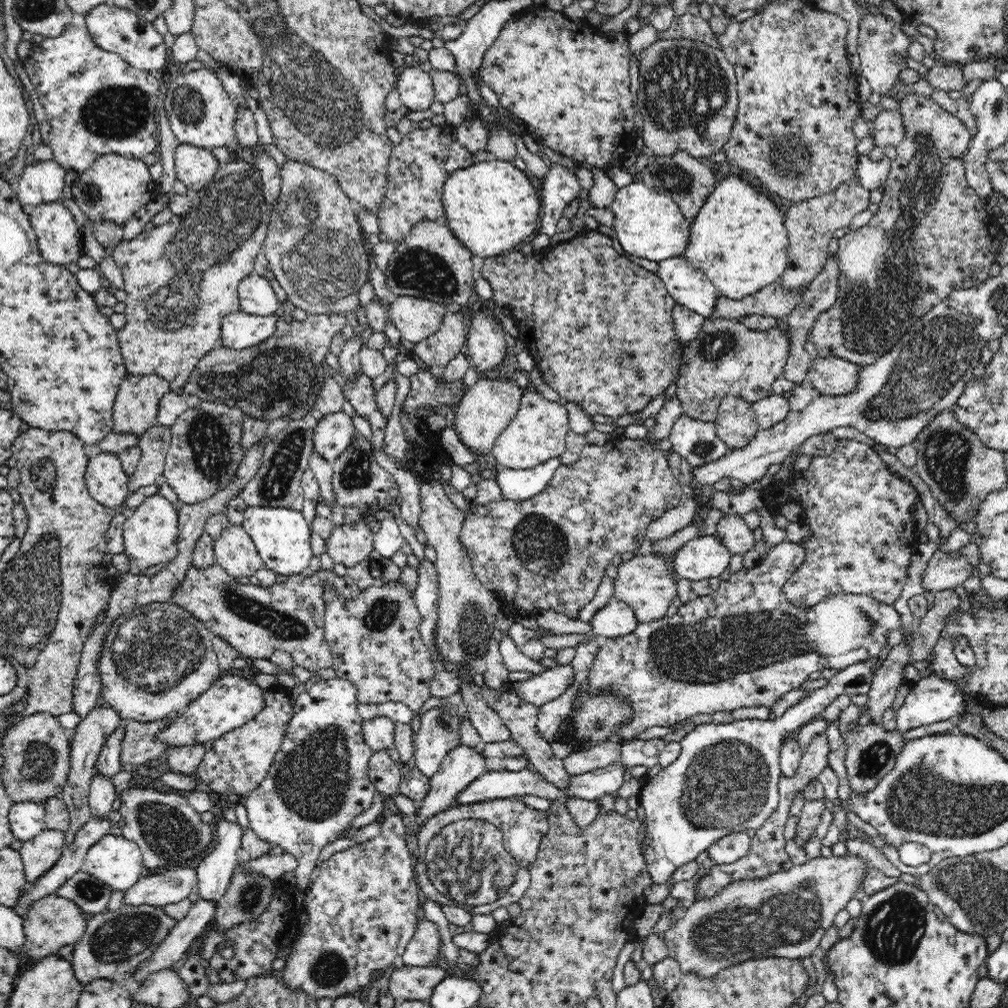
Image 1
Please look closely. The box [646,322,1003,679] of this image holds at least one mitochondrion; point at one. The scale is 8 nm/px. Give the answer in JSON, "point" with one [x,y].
{"point":[947,457]}

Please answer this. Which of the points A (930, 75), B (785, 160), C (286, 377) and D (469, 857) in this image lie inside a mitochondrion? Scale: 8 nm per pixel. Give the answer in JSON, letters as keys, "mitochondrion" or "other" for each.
{"A":"other","B":"mitochondrion","C":"mitochondrion","D":"mitochondrion"}

